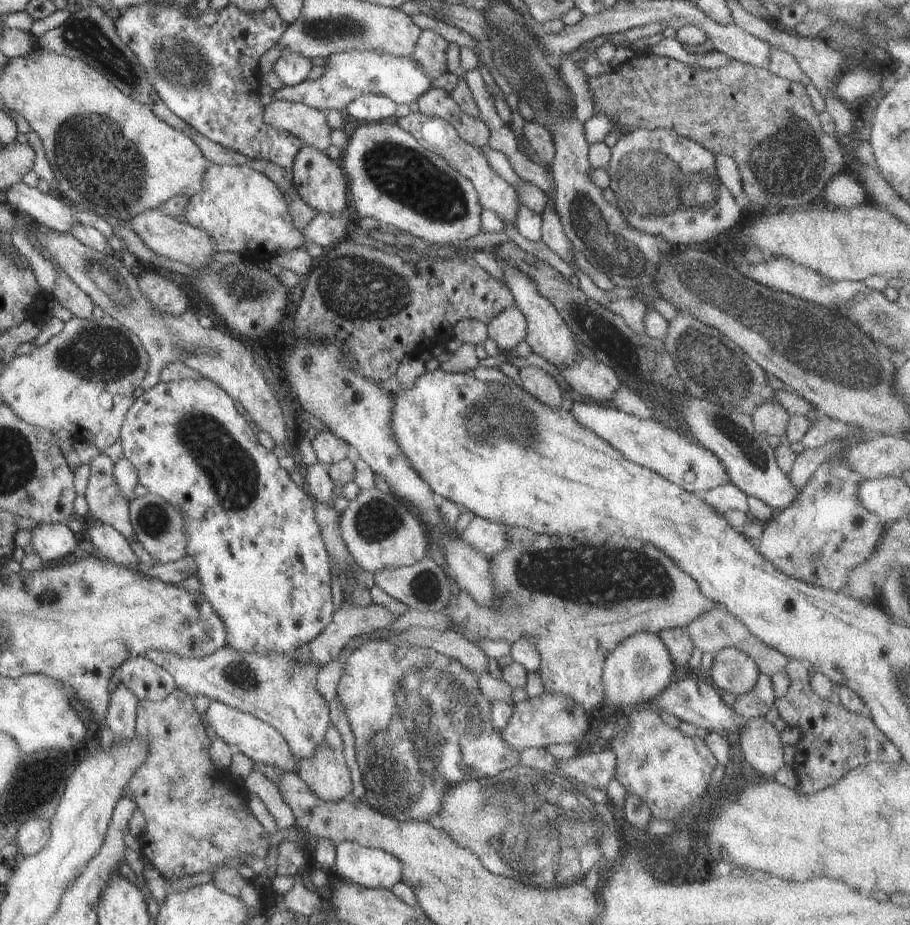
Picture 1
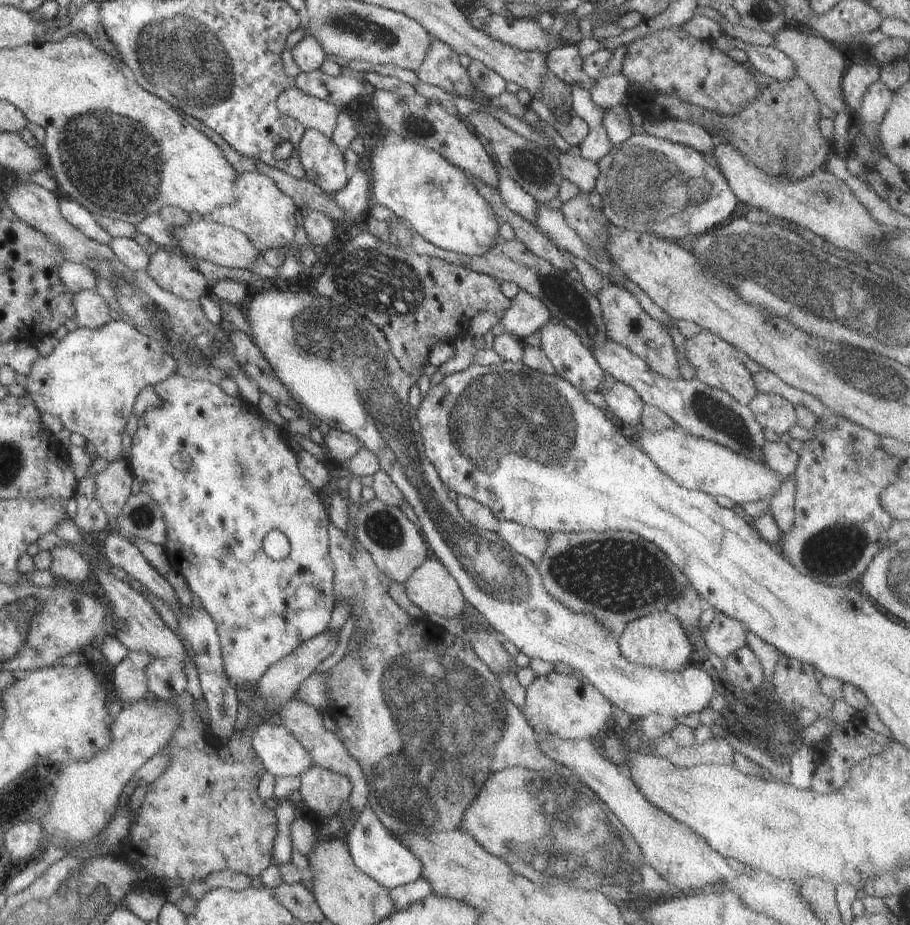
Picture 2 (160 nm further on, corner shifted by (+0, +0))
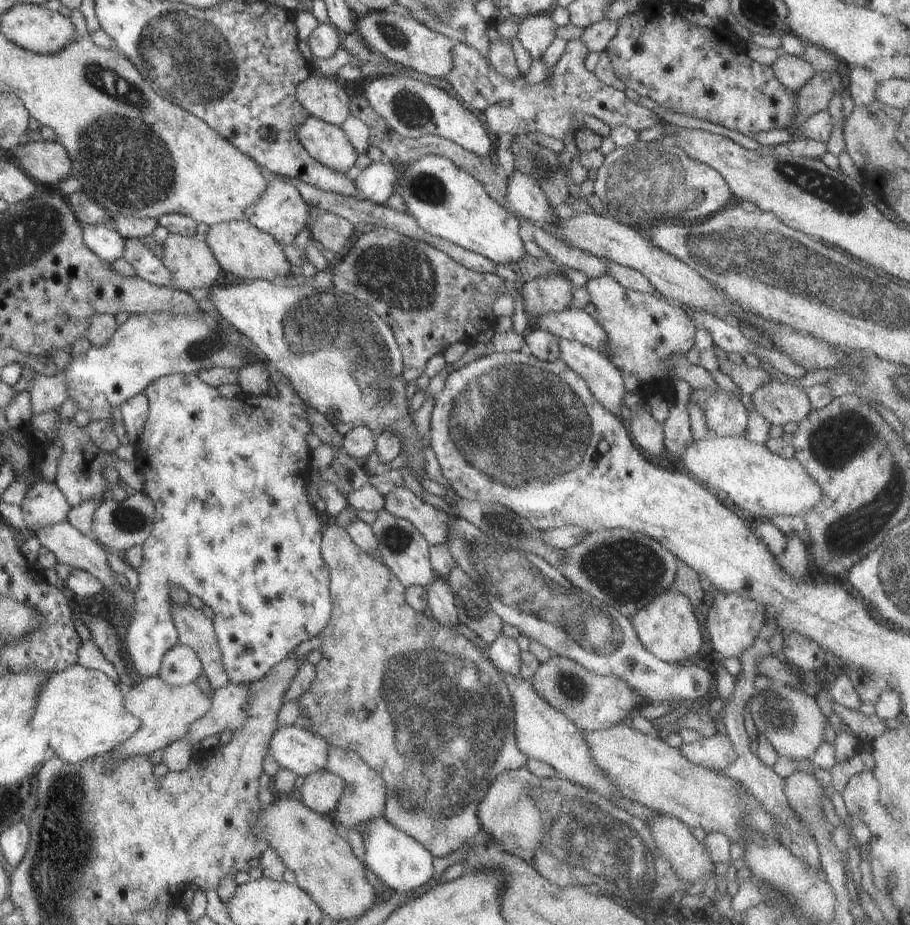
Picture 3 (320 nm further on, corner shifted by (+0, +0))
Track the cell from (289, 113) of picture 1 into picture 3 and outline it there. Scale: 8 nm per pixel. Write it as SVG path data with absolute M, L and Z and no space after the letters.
M310 76L296 86L296 98L308 116L340 127L350 115L351 98L334 80Z

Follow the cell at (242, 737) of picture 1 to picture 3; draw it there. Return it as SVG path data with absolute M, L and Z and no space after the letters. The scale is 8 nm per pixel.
M288 725L273 733L268 745L279 767L307 777L326 769L329 744L317 733L298 725Z

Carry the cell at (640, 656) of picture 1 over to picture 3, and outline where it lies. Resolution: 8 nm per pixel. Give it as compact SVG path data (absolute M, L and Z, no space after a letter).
M668 590L654 598L652 603L644 606L640 612L631 617L630 624L638 636L638 642L659 660L666 663L689 663L698 652L703 642L699 624L694 617L692 604L688 598L675 590Z

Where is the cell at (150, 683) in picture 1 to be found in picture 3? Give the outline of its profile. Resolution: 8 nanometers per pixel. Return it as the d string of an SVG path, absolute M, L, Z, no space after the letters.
M179 642L163 656L157 675L168 685L184 686L196 681L202 671L200 657L190 647Z

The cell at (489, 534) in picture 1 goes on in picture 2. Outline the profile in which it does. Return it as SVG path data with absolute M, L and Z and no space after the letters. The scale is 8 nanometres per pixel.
M504 520L499 522L499 530L494 537L500 538L510 548L512 556L522 555L537 563L543 559L549 547L549 534Z

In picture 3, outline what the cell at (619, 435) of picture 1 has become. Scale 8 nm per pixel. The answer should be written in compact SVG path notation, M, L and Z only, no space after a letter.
M710 431L703 439L693 440L678 467L709 490L720 490L748 515L750 520L769 520L770 516L802 517L822 502L820 486L792 460L784 460L766 446L742 437L720 437Z

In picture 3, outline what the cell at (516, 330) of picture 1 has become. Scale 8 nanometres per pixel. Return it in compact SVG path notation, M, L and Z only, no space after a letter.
M550 274L524 282L519 288L519 294L524 300L524 314L531 326L542 314L554 314L568 309L574 290L569 278L561 274Z

